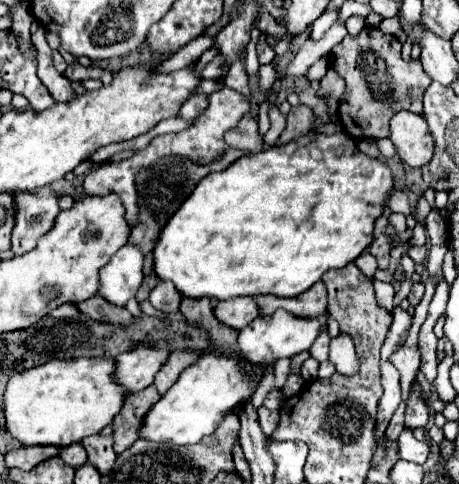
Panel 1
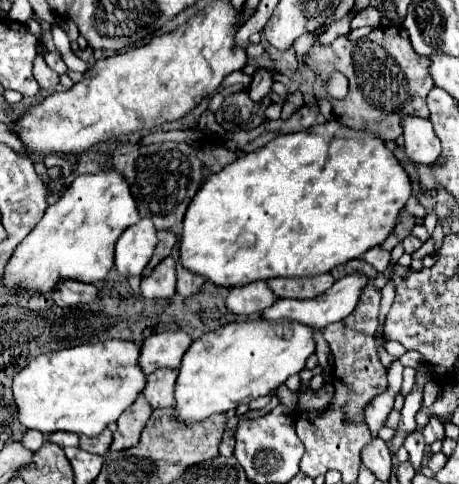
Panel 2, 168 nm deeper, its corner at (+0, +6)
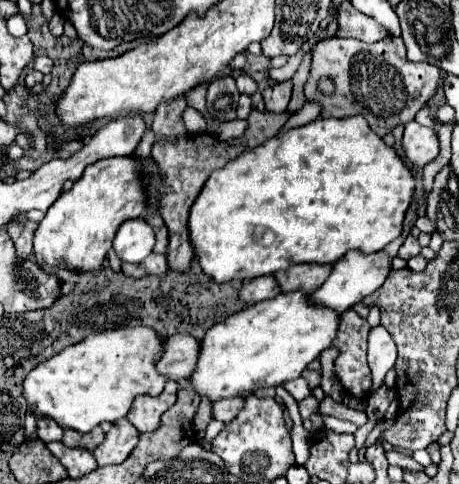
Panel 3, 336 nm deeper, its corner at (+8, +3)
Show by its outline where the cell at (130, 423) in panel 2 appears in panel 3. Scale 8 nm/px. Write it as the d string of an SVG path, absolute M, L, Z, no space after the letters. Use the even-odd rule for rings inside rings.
M120 417L118 421L114 421L112 429L106 433L104 441L92 451L98 465L116 465L120 461L124 461L132 449L138 443L138 431L134 429L134 425L130 425L128 417Z

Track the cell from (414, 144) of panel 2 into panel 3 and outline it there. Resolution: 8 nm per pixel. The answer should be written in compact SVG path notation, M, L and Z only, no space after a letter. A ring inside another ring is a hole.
M410 121L404 129L402 147L410 163L424 167L438 155L438 137L432 127L422 127L416 121Z

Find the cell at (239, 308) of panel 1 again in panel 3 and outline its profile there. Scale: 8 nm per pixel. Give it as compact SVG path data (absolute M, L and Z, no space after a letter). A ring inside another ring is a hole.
M272 275L268 277L258 277L256 281L246 281L240 289L240 301L254 305L266 299L274 299L280 293L280 289L276 289L276 281Z

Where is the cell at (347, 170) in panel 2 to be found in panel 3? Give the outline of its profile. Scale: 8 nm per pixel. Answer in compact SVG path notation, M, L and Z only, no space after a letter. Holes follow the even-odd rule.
M364 117L316 119L268 139L214 171L190 209L190 245L206 277L212 277L216 283L232 279L250 281L262 275L274 275L298 263L332 265L348 251L376 253L400 237L412 195L414 177L410 169L392 147L386 147L386 143L372 133ZM268 231L274 235L272 241L268 241Z

